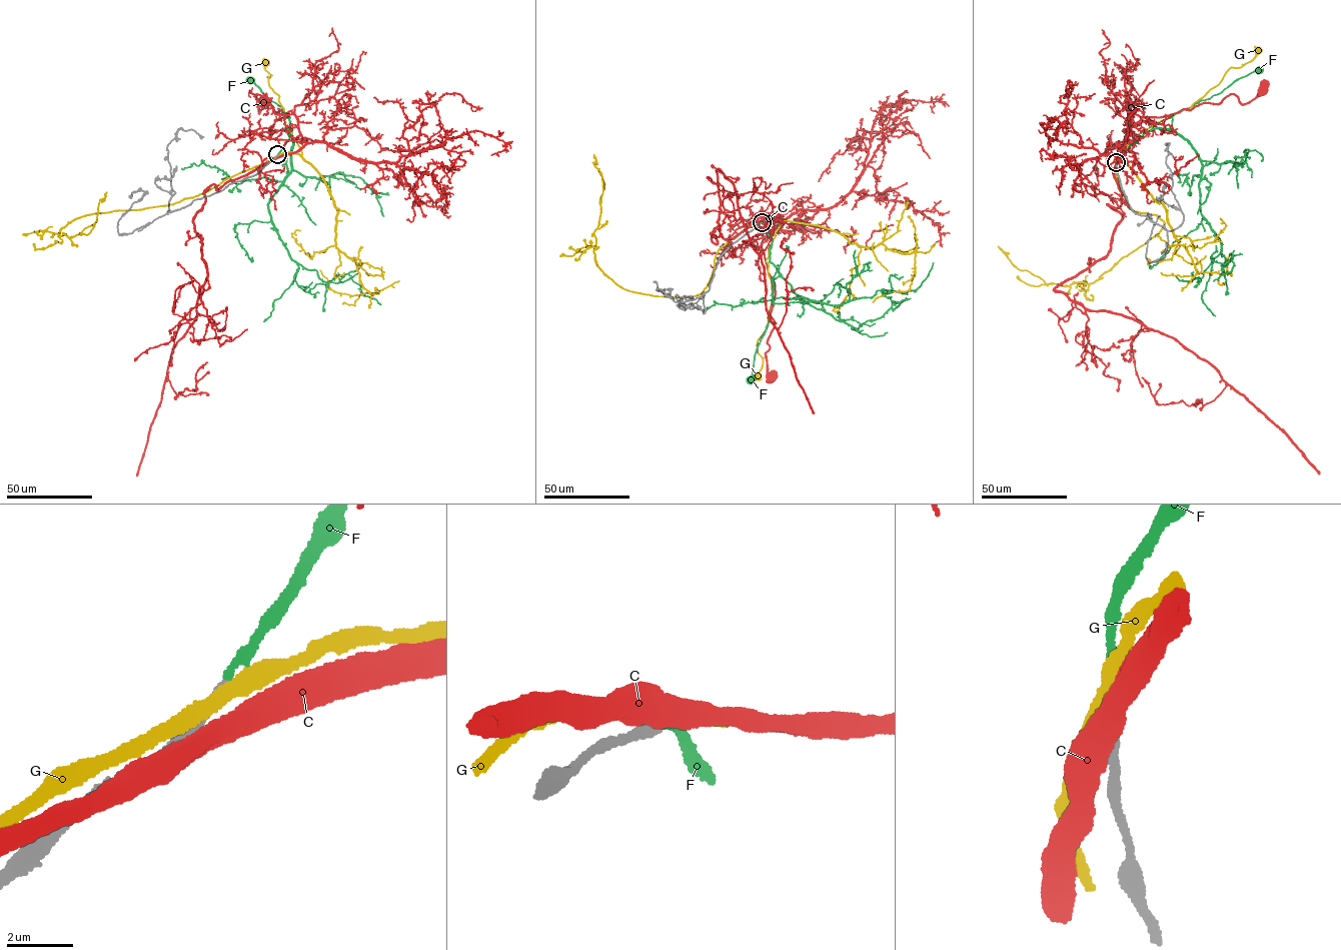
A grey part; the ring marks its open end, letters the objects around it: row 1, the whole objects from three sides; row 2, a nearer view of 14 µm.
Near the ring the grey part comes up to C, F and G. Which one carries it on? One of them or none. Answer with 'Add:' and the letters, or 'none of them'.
Add: F

